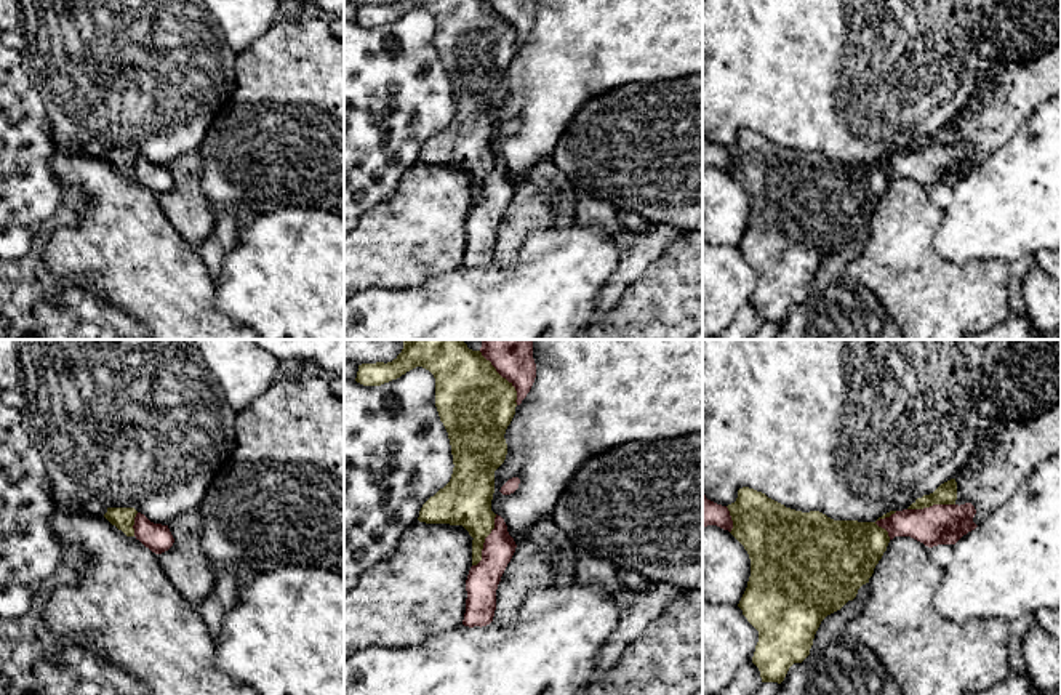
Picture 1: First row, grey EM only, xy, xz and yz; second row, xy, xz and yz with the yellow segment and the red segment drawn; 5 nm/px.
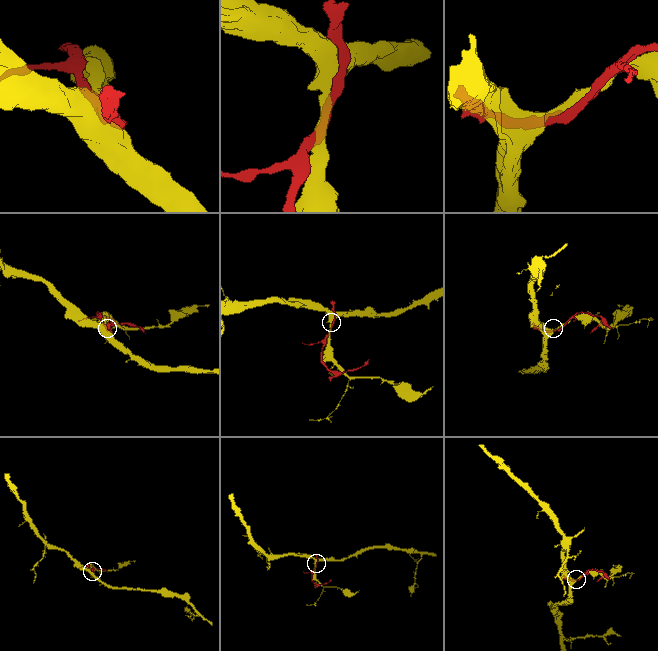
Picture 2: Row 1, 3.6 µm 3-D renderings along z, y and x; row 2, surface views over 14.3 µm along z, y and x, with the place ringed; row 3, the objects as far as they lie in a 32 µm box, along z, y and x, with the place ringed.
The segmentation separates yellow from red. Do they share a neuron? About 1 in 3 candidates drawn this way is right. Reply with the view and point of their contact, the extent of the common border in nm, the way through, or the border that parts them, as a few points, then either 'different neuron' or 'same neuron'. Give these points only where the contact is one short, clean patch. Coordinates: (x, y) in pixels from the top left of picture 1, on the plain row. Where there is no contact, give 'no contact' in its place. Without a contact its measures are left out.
xz (484, 183) | 300 nm | different neuron

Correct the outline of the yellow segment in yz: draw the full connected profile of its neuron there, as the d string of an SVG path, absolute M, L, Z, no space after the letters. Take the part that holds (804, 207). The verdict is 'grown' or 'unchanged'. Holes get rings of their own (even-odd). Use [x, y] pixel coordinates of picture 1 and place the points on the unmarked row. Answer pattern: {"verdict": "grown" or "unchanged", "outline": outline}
{"verdict": "unchanged", "outline": "M749 128L739 130L736 143L727 149L733 162L730 175L751 200L751 218L738 248L759 272L752 304L762 323L781 325L789 309L810 296L821 263L869 224L890 178L875 163L834 162L819 152L795 152Z"}

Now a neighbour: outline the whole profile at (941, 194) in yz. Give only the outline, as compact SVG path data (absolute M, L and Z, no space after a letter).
M1061 96L1043 102L1005 146L955 186L933 187L931 199L944 210L935 248L951 263L999 259L1010 264L1045 250L1061 250Z

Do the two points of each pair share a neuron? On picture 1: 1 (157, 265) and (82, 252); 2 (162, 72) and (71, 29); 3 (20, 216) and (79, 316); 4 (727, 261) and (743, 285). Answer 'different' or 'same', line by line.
1: same
2: same
3: different
4: same

